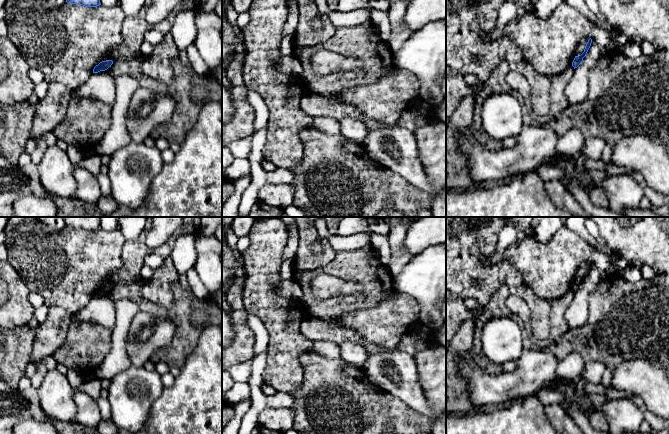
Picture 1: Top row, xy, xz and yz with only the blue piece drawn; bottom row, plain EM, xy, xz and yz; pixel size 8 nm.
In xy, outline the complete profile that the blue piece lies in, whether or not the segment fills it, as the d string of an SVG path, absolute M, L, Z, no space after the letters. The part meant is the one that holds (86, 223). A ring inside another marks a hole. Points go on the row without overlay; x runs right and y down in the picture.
M63 217L67 227L80 228L85 231L97 231L100 228L100 217Z

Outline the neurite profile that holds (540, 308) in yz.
M524 286L524 300L531 310L531 326L533 335L536 340L543 340L548 337L550 328L549 314L551 311L551 303L537 296L533 290Z

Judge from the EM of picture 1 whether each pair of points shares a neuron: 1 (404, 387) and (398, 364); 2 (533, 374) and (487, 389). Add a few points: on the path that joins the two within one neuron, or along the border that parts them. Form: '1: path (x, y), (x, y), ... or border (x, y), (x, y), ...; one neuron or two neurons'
1: path (402, 381), (402, 375), (398, 370); one neuron
2: path (522, 383), (498, 389); one neuron

